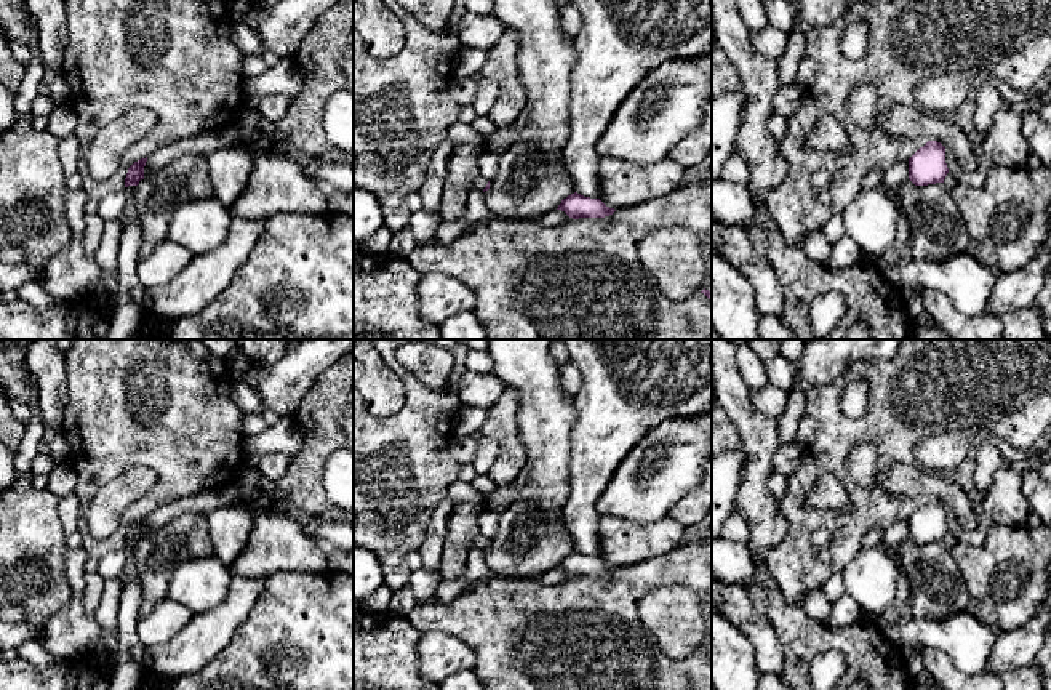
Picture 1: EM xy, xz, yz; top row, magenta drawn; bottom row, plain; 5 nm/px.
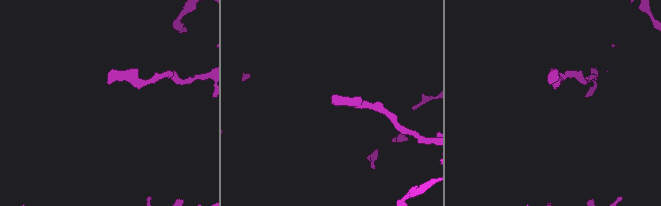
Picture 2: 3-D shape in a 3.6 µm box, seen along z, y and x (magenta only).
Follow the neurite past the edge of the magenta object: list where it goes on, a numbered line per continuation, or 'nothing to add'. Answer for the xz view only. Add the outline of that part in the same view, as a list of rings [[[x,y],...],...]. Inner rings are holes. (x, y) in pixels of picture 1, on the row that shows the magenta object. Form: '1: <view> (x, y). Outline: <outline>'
1: xz (479, 183). Outline: [[[482,176],[474,178],[467,186],[467,194],[470,191],[483,191],[486,187],[486,184],[488,184],[488,181],[485,178],[482,178]]]

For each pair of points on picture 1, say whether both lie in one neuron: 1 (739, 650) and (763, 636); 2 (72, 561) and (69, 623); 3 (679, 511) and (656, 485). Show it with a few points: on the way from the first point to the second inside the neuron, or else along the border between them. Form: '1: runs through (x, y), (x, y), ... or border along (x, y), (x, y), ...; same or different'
1: border along (728, 620), (751, 642), (759, 673); different
2: runs through (75, 577), (77, 597), (74, 607); same
3: border along (695, 487), (672, 506), (667, 516); different

